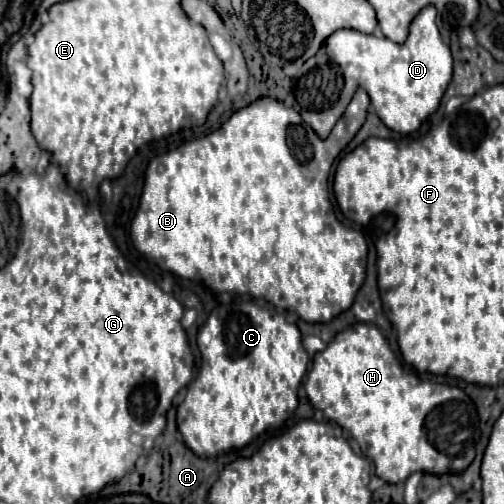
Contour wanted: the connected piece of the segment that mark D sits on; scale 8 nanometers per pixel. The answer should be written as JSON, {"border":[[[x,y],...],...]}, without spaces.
{"border":[[[427,5],[411,21],[405,43],[393,43],[387,37],[365,35],[355,29],[337,29],[323,47],[307,59],[293,79],[293,97],[305,123],[325,139],[353,93],[363,87],[379,119],[397,133],[413,133],[439,107],[439,101],[451,81],[453,57],[435,23],[435,7]]]}

